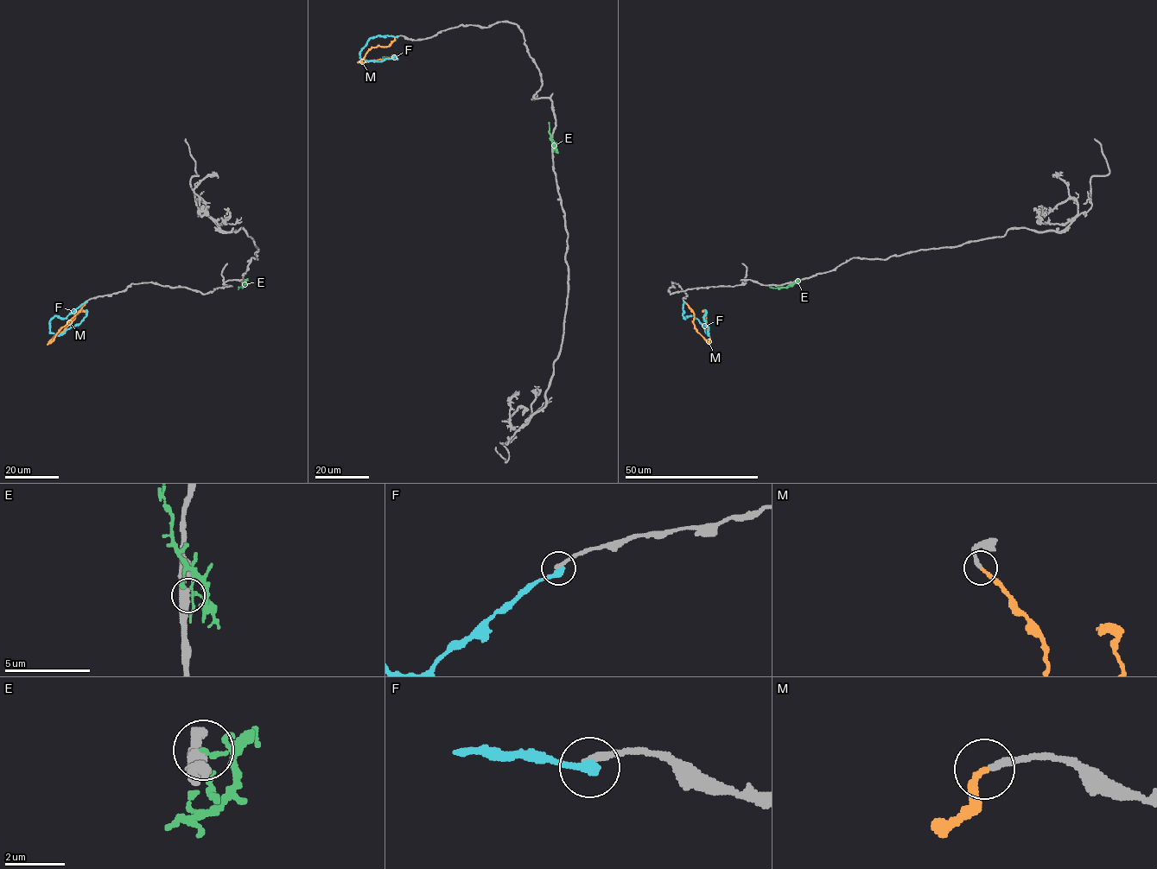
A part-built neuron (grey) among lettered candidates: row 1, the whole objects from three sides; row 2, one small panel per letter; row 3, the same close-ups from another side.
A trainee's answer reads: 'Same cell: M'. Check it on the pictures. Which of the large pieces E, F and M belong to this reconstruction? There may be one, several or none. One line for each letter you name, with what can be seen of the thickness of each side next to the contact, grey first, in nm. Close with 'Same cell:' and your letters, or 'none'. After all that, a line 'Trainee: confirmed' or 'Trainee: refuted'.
M: Thickness 200 nm (grey) against 200 nm
Same cell: M
Trainee: confirmed

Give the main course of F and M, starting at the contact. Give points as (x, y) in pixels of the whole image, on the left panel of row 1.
F: (86, 301), (65, 318), (54, 316), (49, 320), (49, 331), (61, 335), (85, 315), (82, 310), (73, 312)
M: (85, 301), (52, 341), (54, 335), (85, 311)

